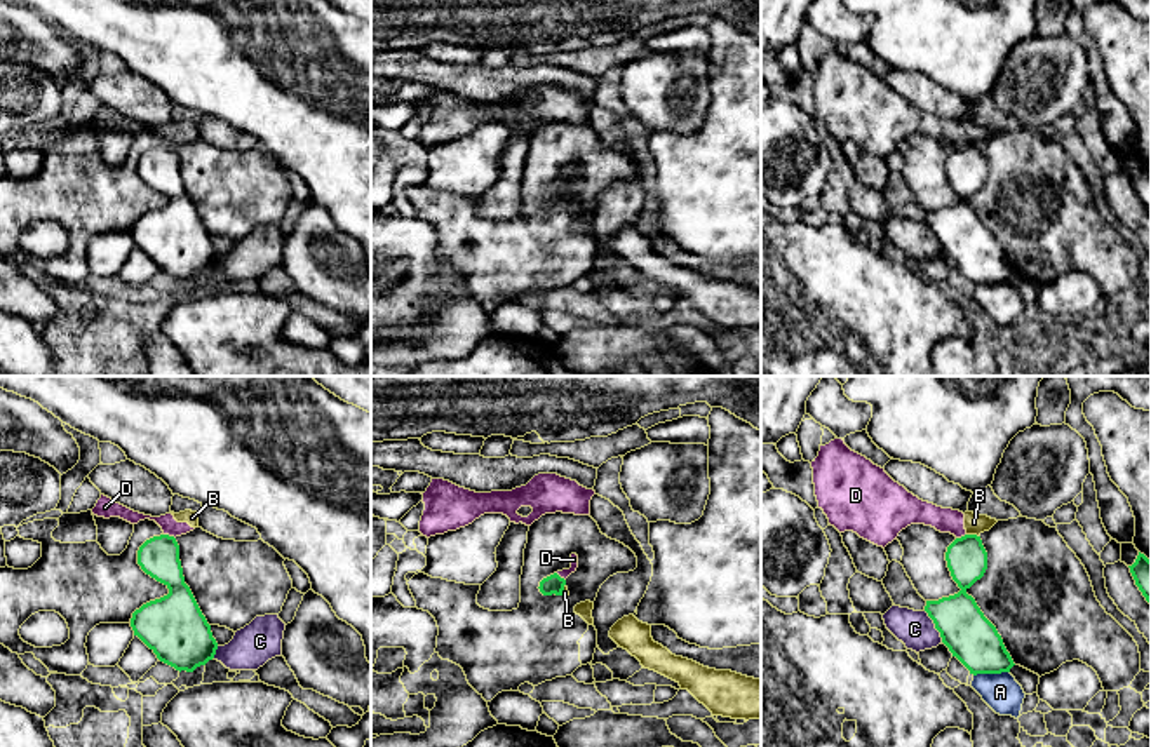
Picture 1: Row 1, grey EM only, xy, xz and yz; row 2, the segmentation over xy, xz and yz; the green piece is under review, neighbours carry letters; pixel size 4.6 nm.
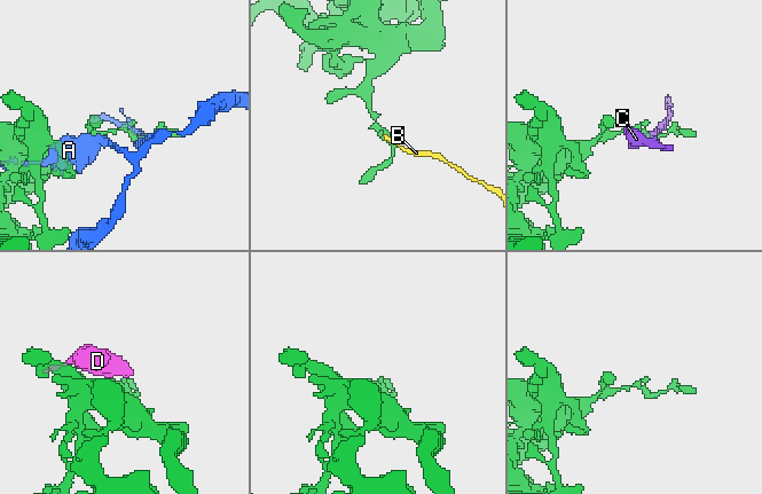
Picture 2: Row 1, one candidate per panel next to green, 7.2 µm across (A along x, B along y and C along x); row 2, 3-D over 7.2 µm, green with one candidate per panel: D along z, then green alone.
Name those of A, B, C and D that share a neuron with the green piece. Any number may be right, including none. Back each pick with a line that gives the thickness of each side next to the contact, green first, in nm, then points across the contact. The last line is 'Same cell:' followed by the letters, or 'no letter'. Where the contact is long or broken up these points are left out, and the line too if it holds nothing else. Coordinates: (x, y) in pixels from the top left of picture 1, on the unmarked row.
Same cell: no letter

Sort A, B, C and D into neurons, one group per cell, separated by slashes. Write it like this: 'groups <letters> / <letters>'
groups A / B D / C

